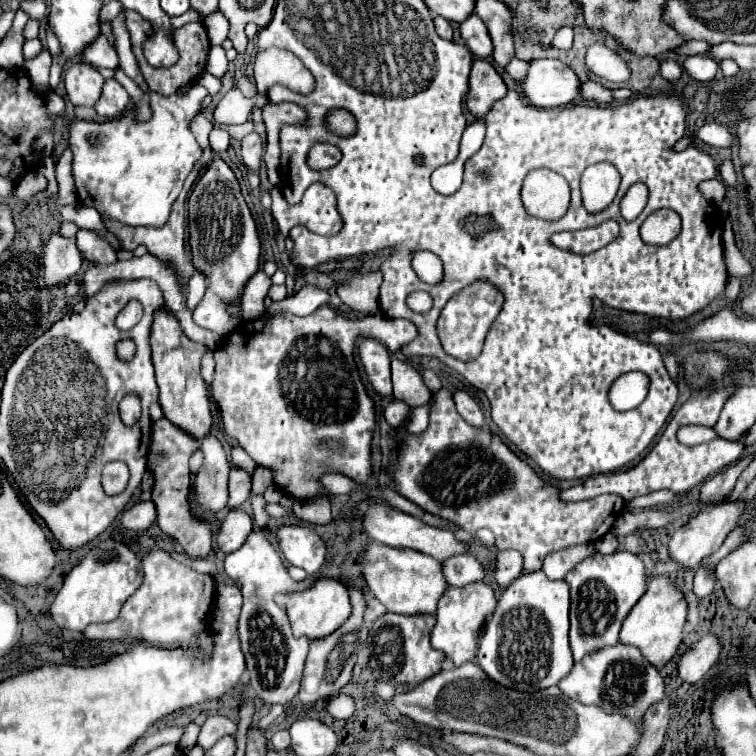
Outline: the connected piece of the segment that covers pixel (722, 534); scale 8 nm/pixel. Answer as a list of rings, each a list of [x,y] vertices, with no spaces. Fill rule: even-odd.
[[[730,501],[726,505],[720,505],[718,509],[708,509],[706,513],[698,513],[696,517],[692,517],[686,525],[682,525],[670,539],[670,557],[674,561],[678,561],[682,567],[686,569],[696,569],[700,567],[700,561],[708,555],[712,555],[714,551],[718,551],[718,547],[724,543],[724,539],[728,537],[728,533],[732,533],[740,519],[744,515],[744,501]]]

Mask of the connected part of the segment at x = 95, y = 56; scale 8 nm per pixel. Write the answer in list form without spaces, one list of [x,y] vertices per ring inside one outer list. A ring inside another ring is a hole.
[[[102,35],[84,51],[84,61],[96,67],[110,67],[110,69],[118,67],[116,51],[114,47],[110,47],[110,43]]]

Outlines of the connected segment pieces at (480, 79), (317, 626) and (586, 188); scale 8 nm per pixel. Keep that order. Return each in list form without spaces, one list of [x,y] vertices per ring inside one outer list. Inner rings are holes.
[[[480,59],[474,61],[470,73],[470,89],[466,95],[468,111],[476,119],[480,119],[486,115],[492,103],[502,99],[504,95],[506,95],[506,85],[502,77],[496,73],[496,69],[488,61],[480,61]]]
[[[320,577],[308,589],[296,591],[292,595],[276,595],[276,603],[280,603],[280,607],[284,607],[288,619],[292,623],[294,635],[296,637],[304,635],[308,639],[320,639],[320,637],[330,635],[350,617],[350,611],[352,611],[348,587],[334,577]]]
[[[596,163],[582,175],[582,201],[590,213],[598,213],[612,203],[620,187],[620,173],[612,163]]]

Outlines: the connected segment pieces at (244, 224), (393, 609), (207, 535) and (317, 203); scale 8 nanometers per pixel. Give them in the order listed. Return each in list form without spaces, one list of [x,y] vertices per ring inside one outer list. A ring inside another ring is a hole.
[[[214,159],[194,185],[188,199],[188,213],[192,265],[206,277],[208,283],[202,301],[194,311],[194,321],[216,335],[226,337],[242,323],[238,317],[228,315],[228,303],[240,303],[240,295],[248,279],[260,269],[262,245],[234,171],[222,159]]]
[[[370,541],[366,549],[362,551],[360,559],[356,561],[360,567],[360,573],[366,581],[366,587],[370,593],[384,603],[384,607],[390,613],[400,613],[400,615],[416,615],[416,613],[436,613],[436,603],[440,595],[446,591],[448,583],[444,581],[442,567],[436,559],[418,553],[418,551],[408,551],[404,547],[388,547],[380,545],[376,541]]]
[[[166,417],[152,423],[152,445],[148,455],[148,471],[154,473],[154,487],[152,487],[152,501],[158,509],[158,527],[174,537],[182,549],[192,559],[204,559],[212,551],[212,527],[208,521],[198,519],[190,507],[190,469],[188,459],[194,451],[200,449],[200,441],[192,439],[186,431],[180,431],[174,423]]]
[[[320,183],[310,185],[302,197],[302,203],[288,205],[282,193],[276,187],[270,191],[272,195],[272,215],[278,223],[278,230],[287,237],[294,225],[306,225],[314,233],[336,233],[342,227],[340,215],[336,211],[336,197],[328,187],[320,187]]]

